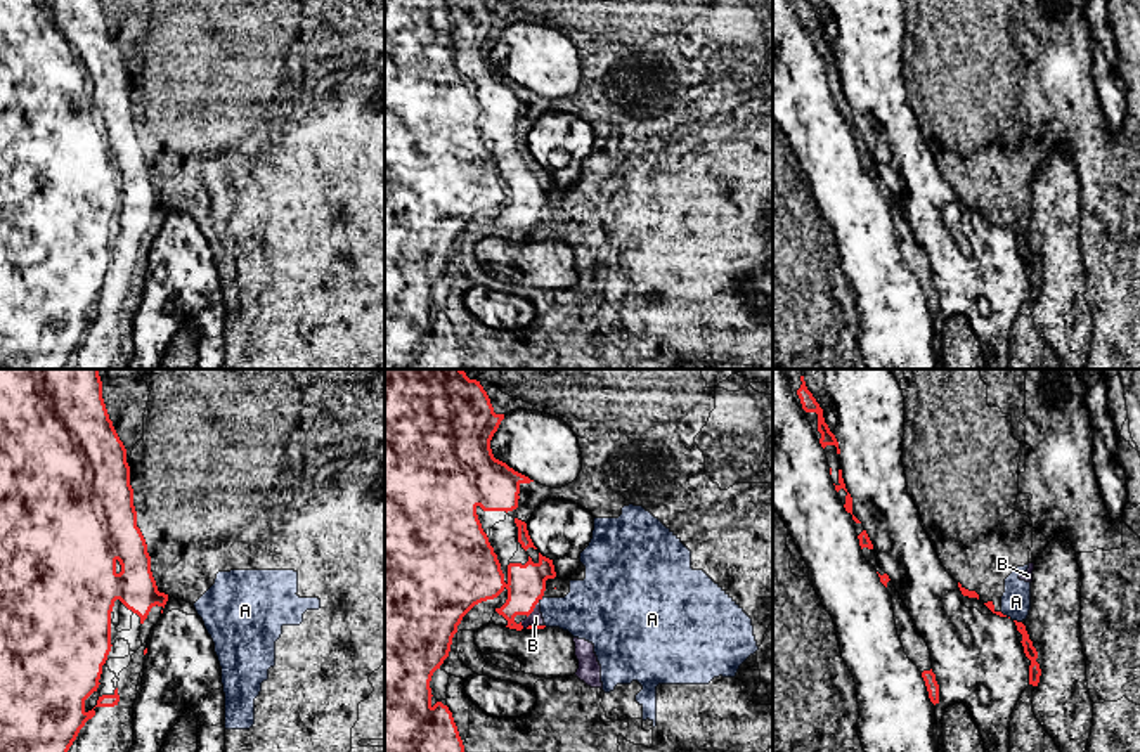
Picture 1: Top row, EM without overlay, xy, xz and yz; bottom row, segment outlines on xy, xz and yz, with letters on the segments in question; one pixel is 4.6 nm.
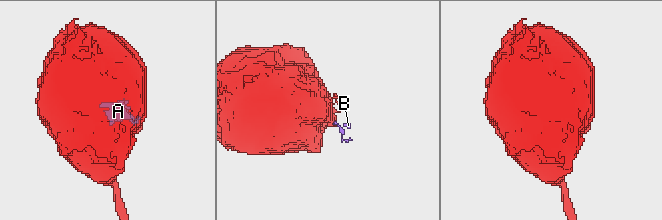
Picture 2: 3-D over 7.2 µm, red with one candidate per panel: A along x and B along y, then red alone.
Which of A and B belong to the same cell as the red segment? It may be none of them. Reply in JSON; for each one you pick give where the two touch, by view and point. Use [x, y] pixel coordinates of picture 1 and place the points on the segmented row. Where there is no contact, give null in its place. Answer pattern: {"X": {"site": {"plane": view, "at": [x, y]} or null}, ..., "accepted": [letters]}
{"accepted": []}

